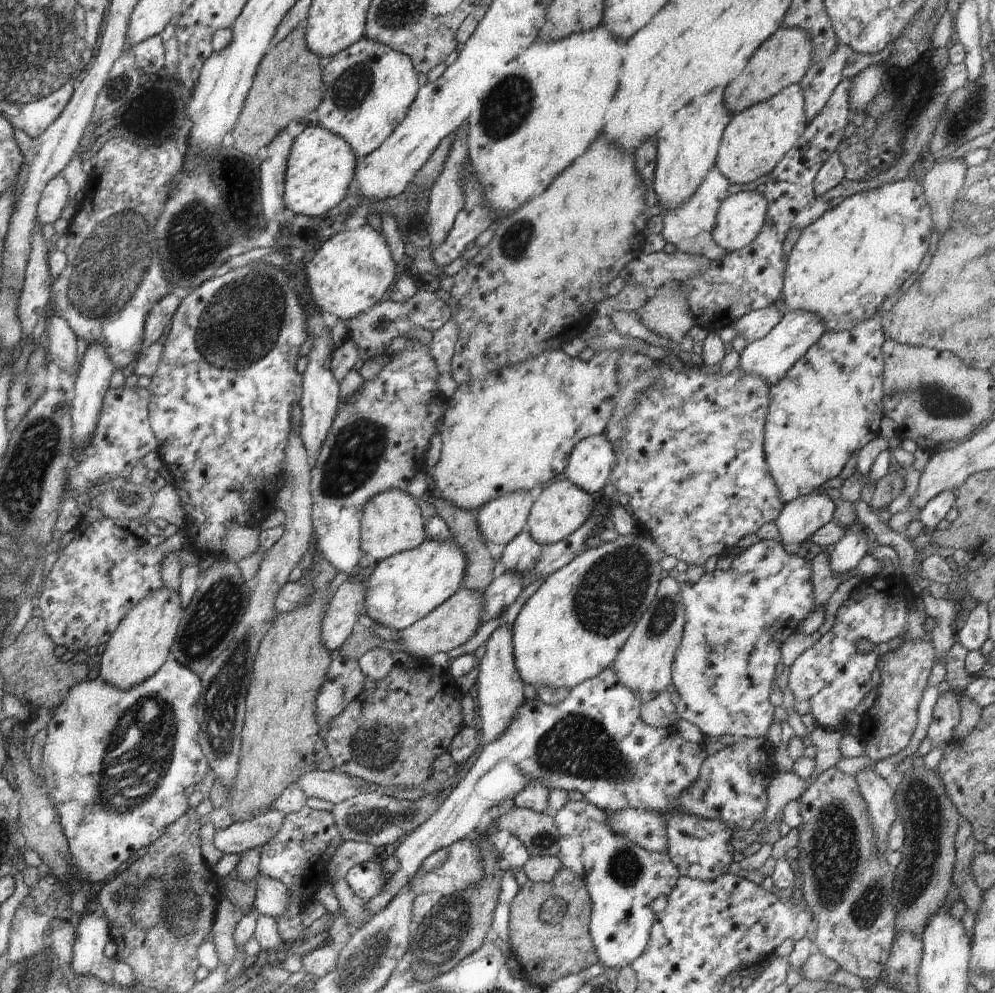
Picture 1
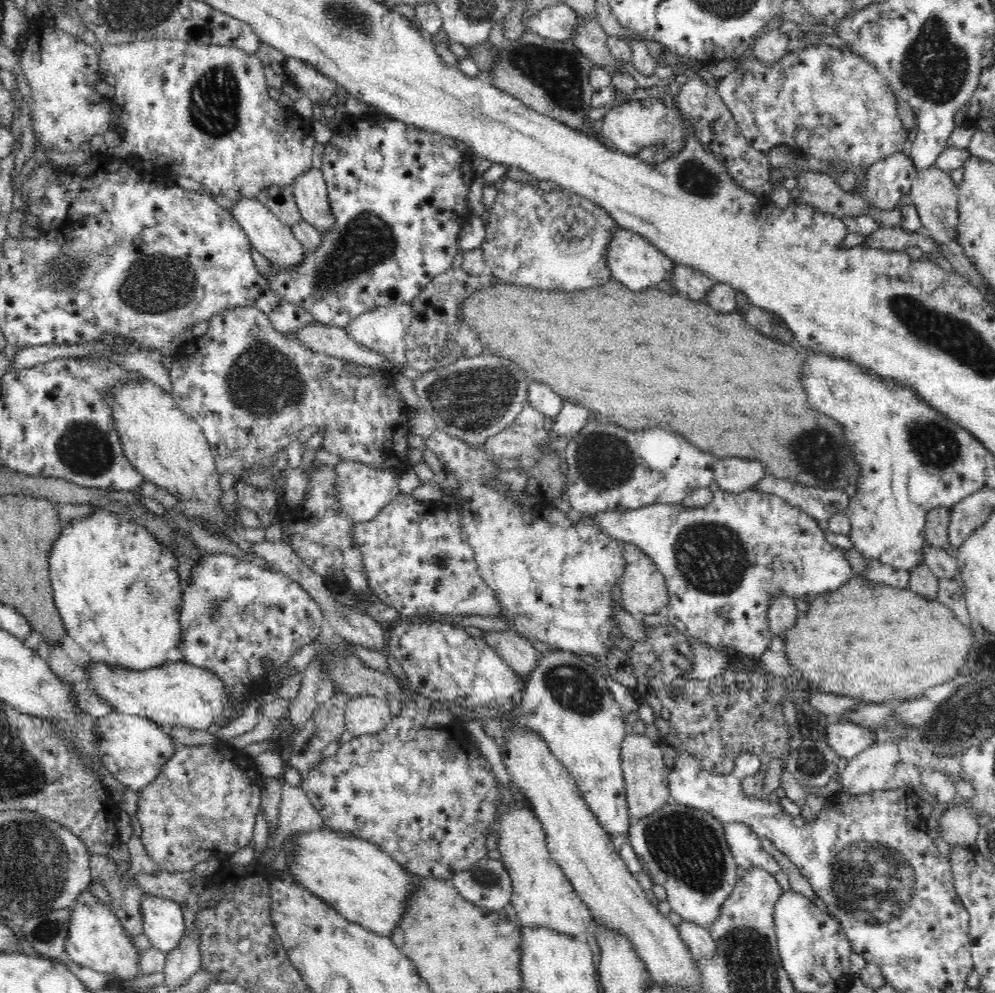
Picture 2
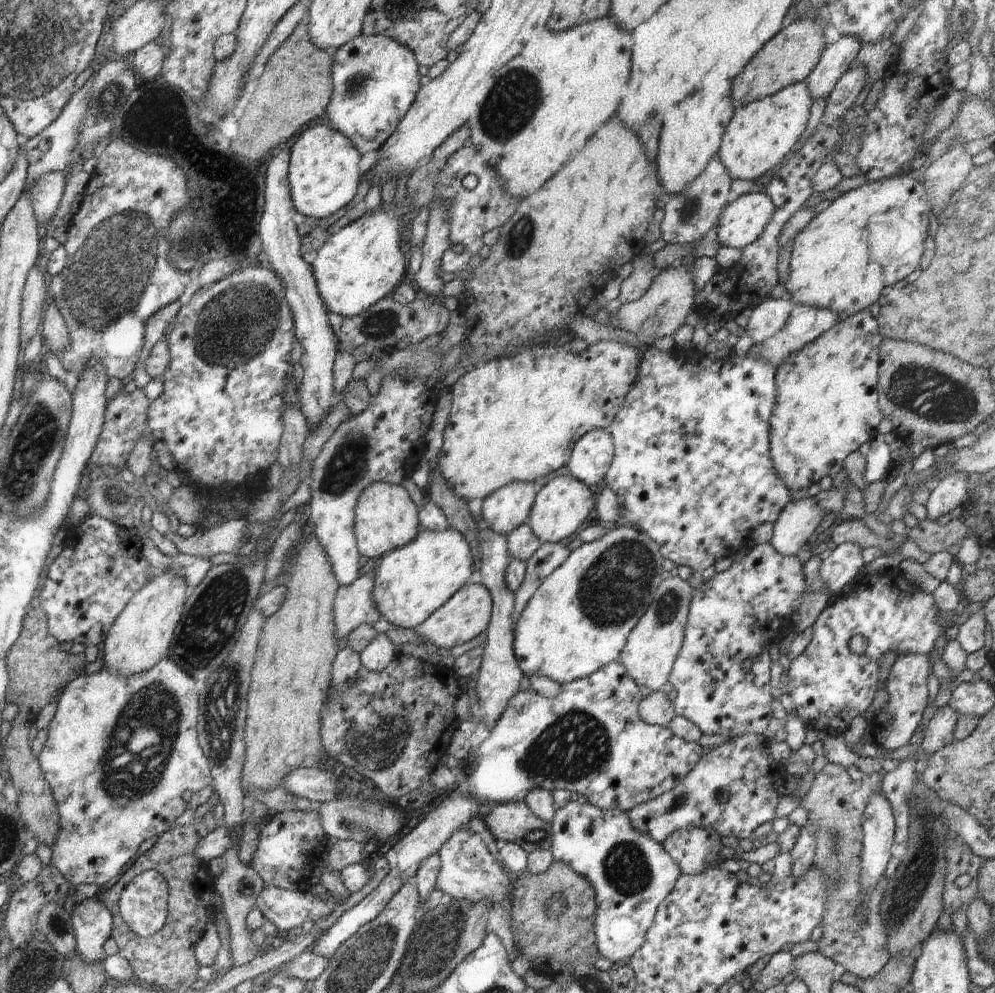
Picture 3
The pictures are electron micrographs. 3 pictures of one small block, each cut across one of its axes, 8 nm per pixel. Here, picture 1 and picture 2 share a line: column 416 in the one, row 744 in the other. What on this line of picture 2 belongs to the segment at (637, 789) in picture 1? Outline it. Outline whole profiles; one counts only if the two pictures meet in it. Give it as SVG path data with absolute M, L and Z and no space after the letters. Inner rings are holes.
M827 722L827 724L824 740L838 756L847 760L854 758L878 740L875 732L868 727L845 722Z

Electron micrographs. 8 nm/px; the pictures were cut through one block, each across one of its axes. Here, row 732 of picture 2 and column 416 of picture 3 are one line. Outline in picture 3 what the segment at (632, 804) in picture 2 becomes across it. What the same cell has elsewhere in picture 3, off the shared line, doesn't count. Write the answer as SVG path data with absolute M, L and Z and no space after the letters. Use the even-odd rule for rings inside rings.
M466 584L430 618L426 618L425 622L415 627L414 632L423 644L433 645L443 653L452 653L455 647L460 647L487 630L492 623L492 607L490 590L484 584Z

